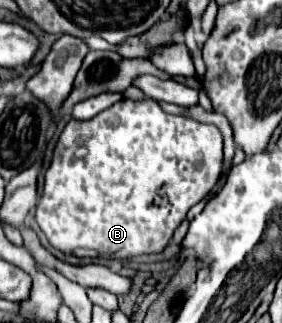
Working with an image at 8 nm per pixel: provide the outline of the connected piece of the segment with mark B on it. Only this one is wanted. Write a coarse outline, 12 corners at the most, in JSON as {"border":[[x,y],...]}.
{"border":[[122,98],[68,122],[34,218],[78,258],[160,254],[222,132]]}

